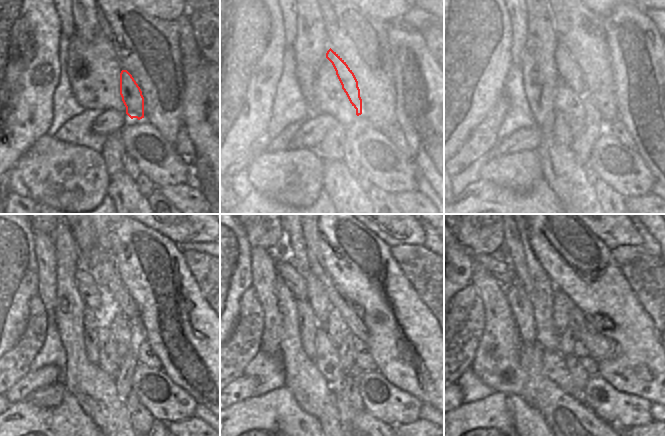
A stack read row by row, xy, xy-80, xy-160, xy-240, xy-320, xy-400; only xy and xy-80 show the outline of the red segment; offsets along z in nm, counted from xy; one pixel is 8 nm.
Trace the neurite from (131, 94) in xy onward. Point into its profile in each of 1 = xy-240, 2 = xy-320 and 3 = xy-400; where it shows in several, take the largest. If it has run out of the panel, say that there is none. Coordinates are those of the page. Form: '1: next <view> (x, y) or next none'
1: next xy-240 (93, 294)
2: next xy-320 (285, 270)
3: next xy-400 (504, 272)

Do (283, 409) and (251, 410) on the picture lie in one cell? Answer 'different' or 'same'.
same

